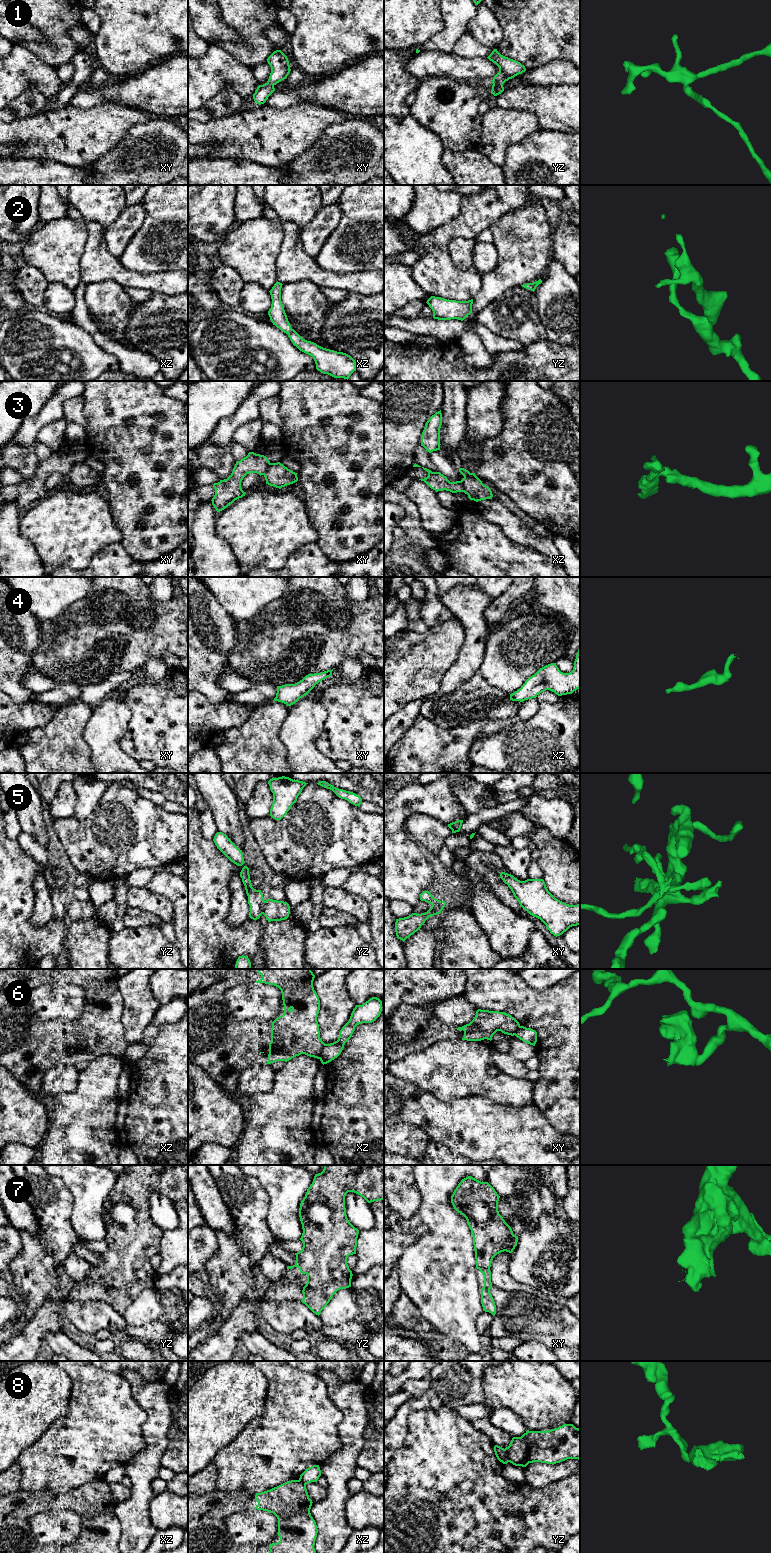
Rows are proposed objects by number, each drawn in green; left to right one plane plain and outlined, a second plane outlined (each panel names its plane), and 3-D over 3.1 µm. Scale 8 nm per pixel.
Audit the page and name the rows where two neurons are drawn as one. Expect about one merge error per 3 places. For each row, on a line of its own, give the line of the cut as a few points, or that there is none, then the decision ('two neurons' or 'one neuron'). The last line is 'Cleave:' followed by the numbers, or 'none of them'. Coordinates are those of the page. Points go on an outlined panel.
1: no cut | one neuron
2: no cut | one neuron
3: xy (271, 463), (263, 474) | two neurons
4: no cut | one neuron
5: xy (445, 903), (435, 903), (432, 905) | two neurons
6: xz (326, 1044), (319, 1058) | two neurons
7: no cut | one neuron
8: yz (503, 1449), (509, 1461) | two neurons
Cleave: 3, 5, 6, 8

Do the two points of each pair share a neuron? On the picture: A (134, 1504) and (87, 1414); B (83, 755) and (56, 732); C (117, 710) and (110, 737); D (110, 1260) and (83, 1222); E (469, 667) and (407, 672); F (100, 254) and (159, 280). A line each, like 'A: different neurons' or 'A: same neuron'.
A: different neurons
B: same neuron
C: same neuron
D: different neurons
E: different neurons
F: same neuron

